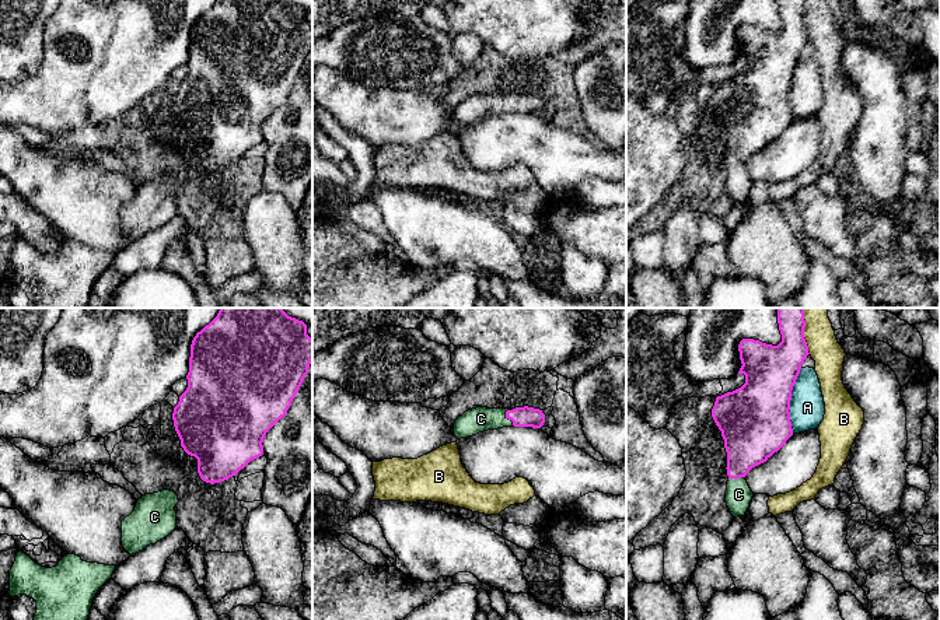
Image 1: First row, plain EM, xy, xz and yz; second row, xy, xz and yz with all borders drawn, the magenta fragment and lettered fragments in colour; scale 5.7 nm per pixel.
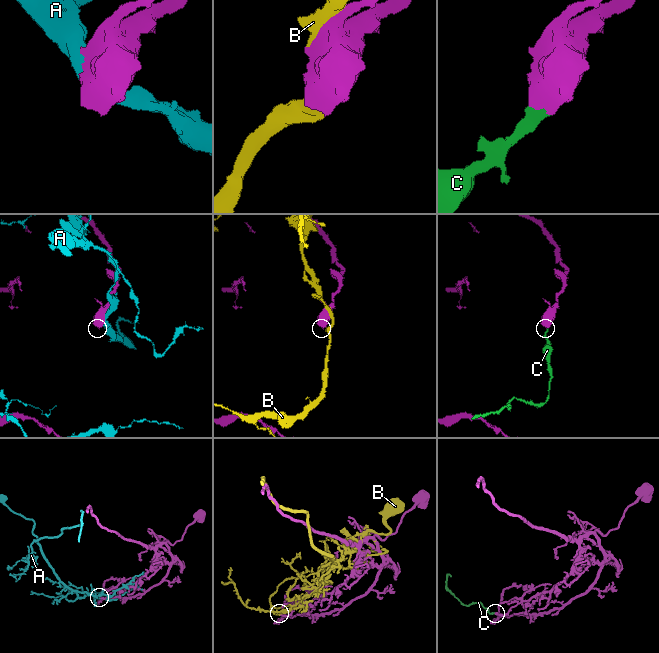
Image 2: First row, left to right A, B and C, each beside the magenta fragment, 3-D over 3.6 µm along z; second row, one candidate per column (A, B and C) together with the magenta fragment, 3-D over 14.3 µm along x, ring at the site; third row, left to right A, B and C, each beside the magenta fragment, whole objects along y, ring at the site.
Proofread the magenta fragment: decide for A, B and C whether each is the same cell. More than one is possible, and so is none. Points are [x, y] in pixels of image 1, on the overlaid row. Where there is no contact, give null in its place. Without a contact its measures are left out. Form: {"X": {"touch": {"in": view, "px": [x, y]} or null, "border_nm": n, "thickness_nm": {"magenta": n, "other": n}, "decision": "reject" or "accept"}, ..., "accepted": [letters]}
{"A": {"touch": {"in": "yz", "px": [790, 399]}, "border_nm": 380, "thickness_nm": {"magenta": 400, "other": 200}, "decision": "reject"}, "B": {"touch": {"in": "yz", "px": [803, 330]}, "border_nm": 260, "thickness_nm": {"magenta": 240, "other": 180}, "decision": "reject"}, "C": {"touch": {"in": "xz", "px": [507, 417]}, "border_nm": 100, "thickness_nm": {"magenta": 120, "other": 140}, "decision": "accept"}, "accepted": ["C"]}

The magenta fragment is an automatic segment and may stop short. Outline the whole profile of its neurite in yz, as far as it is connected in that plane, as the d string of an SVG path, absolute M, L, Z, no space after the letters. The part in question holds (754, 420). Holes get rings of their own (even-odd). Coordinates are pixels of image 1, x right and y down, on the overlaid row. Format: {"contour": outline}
{"contour": "M777 308L777 323L782 341L777 346L754 339L742 339L738 344L741 368L745 383L716 397L712 417L721 431L727 452L727 491L726 502L734 518L744 516L754 497L745 476L766 462L793 435L790 421L792 390L807 358L808 346L804 339L804 308Z"}

